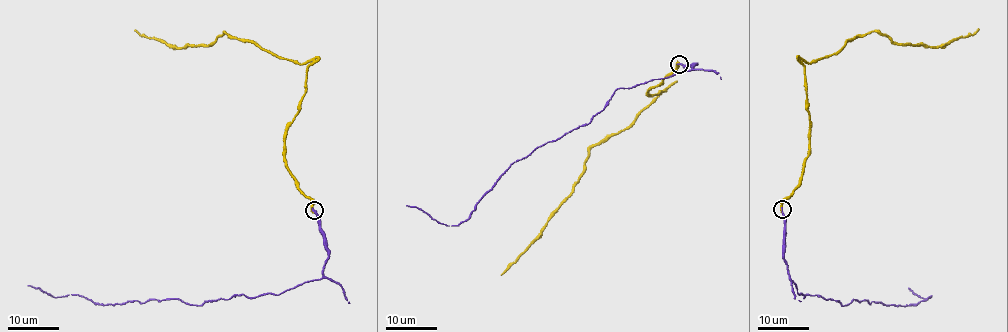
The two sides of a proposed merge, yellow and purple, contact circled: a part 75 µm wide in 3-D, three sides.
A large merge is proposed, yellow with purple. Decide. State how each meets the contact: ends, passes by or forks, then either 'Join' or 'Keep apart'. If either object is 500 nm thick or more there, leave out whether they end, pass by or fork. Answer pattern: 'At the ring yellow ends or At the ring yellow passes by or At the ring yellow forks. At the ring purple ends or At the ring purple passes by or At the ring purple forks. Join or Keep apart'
At the ring yellow ends. At the ring purple ends. Join

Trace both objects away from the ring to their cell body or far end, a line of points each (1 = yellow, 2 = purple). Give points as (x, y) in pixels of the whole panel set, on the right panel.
1: (781, 209), (809, 150), (805, 63), (873, 31), (897, 43), (946, 47), (979, 29)
2: (782, 209), (788, 275), (798, 294), (846, 306), (852, 300), (913, 305), (931, 295), (919, 297), (908, 287)

